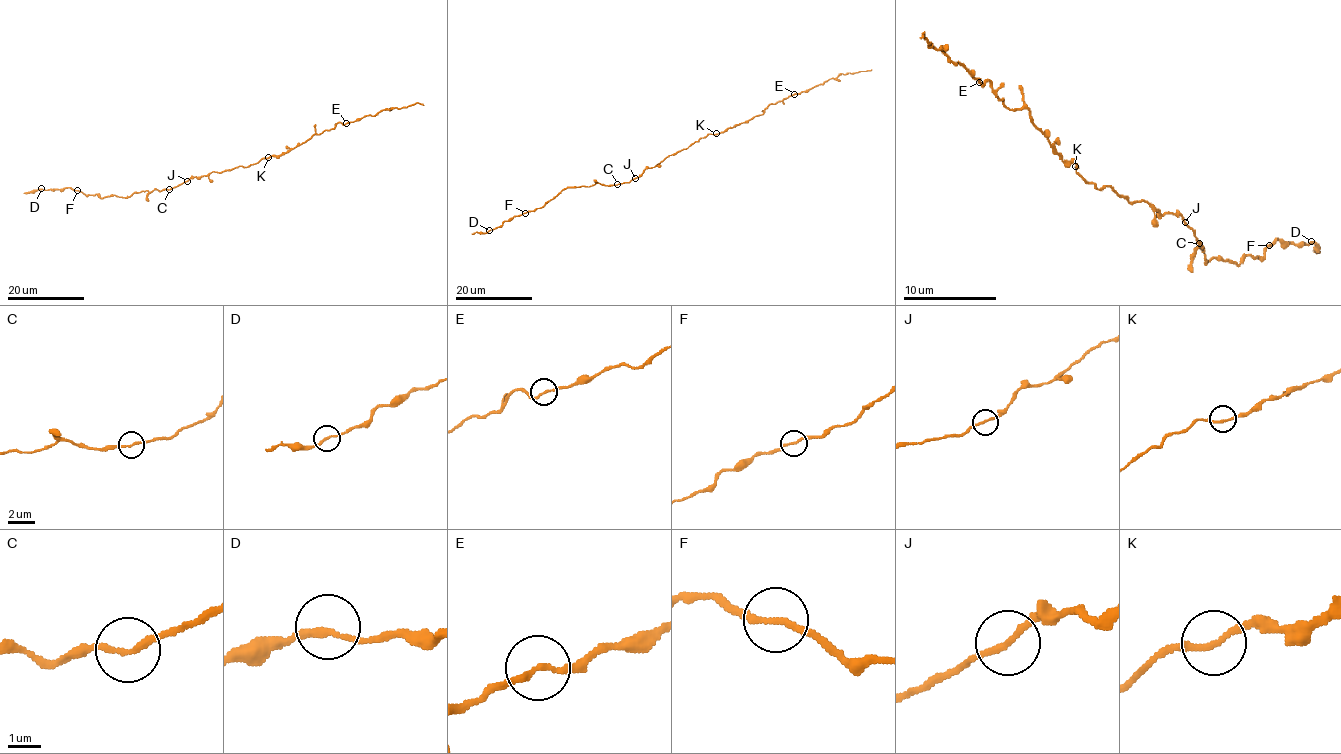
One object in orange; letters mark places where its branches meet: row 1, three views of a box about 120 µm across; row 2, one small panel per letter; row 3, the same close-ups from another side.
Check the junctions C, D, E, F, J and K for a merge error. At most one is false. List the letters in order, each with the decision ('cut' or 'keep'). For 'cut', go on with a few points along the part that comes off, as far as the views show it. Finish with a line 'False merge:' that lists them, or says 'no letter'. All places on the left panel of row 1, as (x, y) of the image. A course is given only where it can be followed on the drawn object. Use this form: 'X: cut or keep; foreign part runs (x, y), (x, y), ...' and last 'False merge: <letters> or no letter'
C: keep
D: keep
E: cut; foreign part runs (347, 123), (375, 115), (383, 110), (407, 108), (417, 103), (423, 105)
F: keep
J: keep
K: keep
False merge: E

